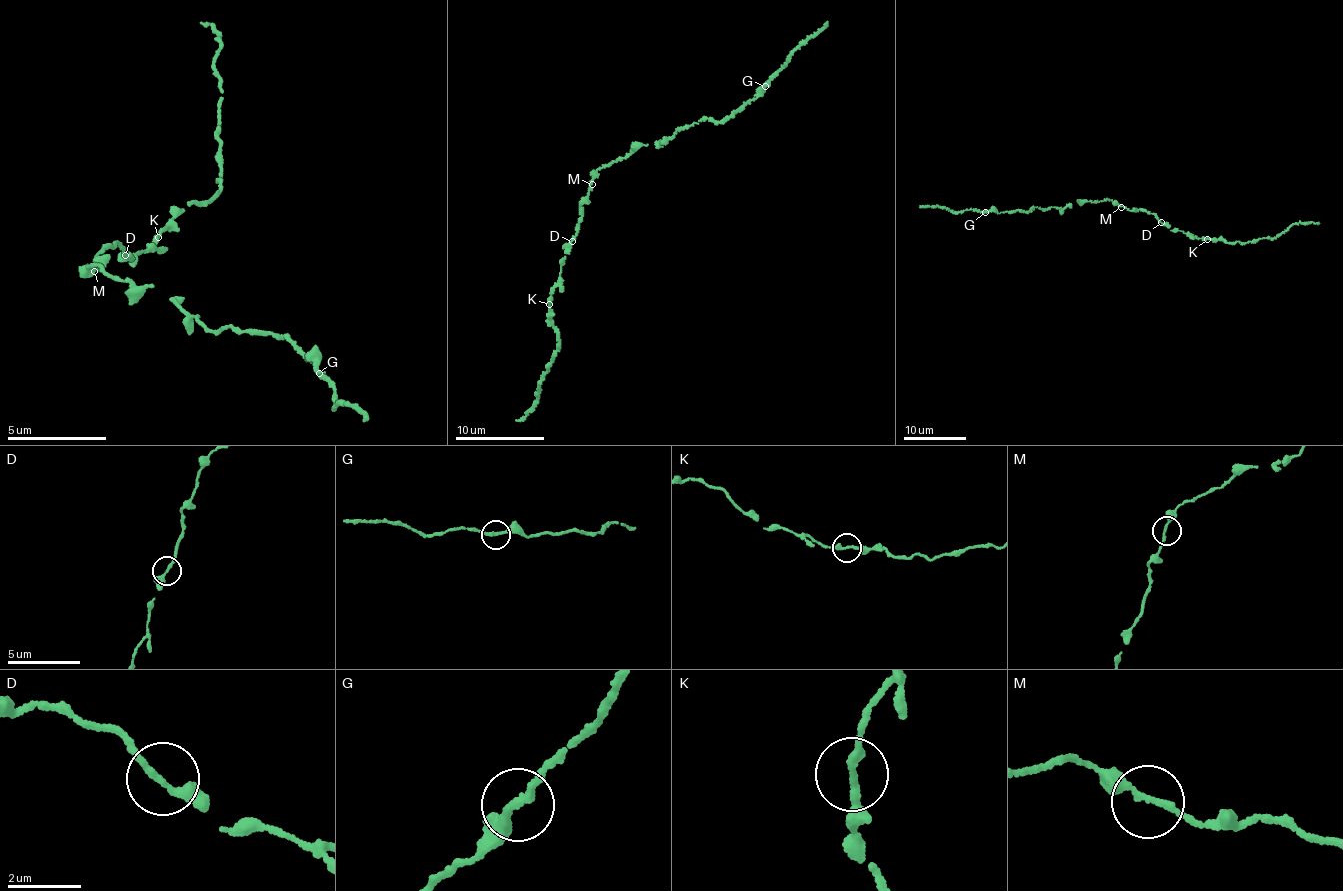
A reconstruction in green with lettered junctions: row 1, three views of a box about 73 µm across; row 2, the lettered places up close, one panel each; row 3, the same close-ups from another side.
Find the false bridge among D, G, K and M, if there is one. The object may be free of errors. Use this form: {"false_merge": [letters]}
{"false_merge": []}

